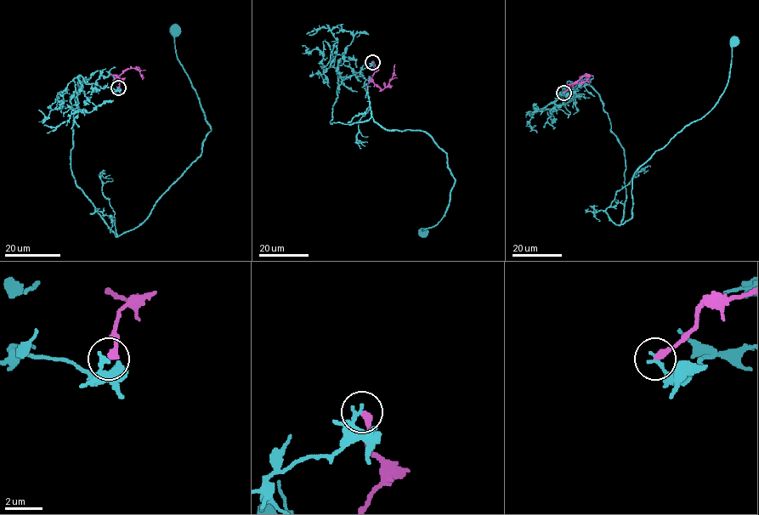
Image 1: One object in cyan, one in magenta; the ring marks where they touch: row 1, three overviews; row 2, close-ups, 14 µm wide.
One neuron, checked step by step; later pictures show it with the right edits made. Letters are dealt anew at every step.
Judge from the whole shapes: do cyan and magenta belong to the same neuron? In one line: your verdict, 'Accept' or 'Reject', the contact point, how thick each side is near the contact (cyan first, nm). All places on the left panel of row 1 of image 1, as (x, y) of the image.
Reject. Place: (118, 87). Thickness 280 nm (cyan) against 320 nm

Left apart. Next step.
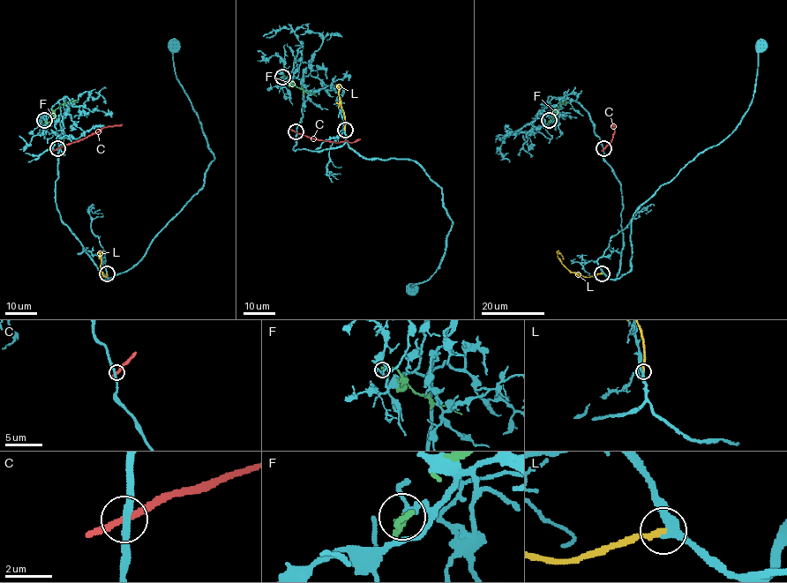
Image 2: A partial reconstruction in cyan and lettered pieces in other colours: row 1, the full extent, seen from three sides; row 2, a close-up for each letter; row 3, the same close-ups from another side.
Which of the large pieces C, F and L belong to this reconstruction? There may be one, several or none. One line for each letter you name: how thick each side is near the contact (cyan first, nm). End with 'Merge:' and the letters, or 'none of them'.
L: Thickness 300 nm (cyan) against 240 nm
Merge: L

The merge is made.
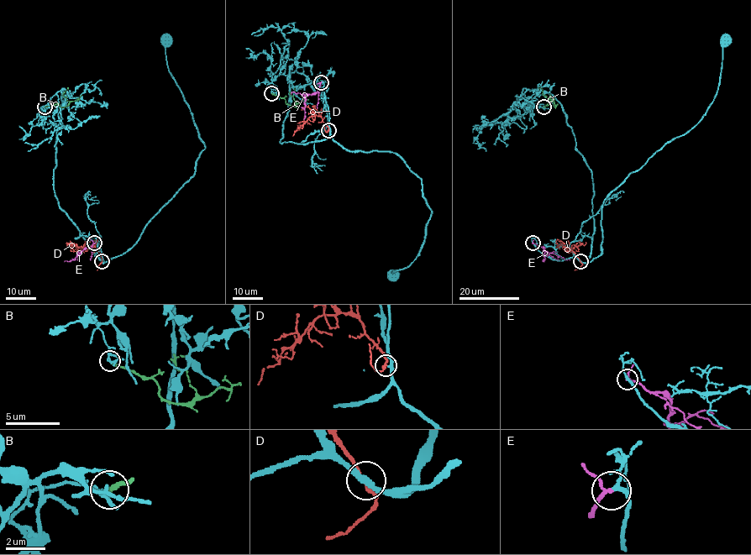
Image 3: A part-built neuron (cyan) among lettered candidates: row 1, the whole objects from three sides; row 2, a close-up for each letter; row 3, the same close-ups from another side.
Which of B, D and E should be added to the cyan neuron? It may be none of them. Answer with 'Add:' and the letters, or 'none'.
Add: D, E

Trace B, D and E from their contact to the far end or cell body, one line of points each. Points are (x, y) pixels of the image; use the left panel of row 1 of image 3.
B: (44, 107), (57, 103), (60, 107), (66, 105), (69, 102), (64, 92), (67, 89)
D: (102, 260), (94, 246), (82, 248), (67, 245), (66, 242)
E: (94, 243), (77, 253), (77, 260)

